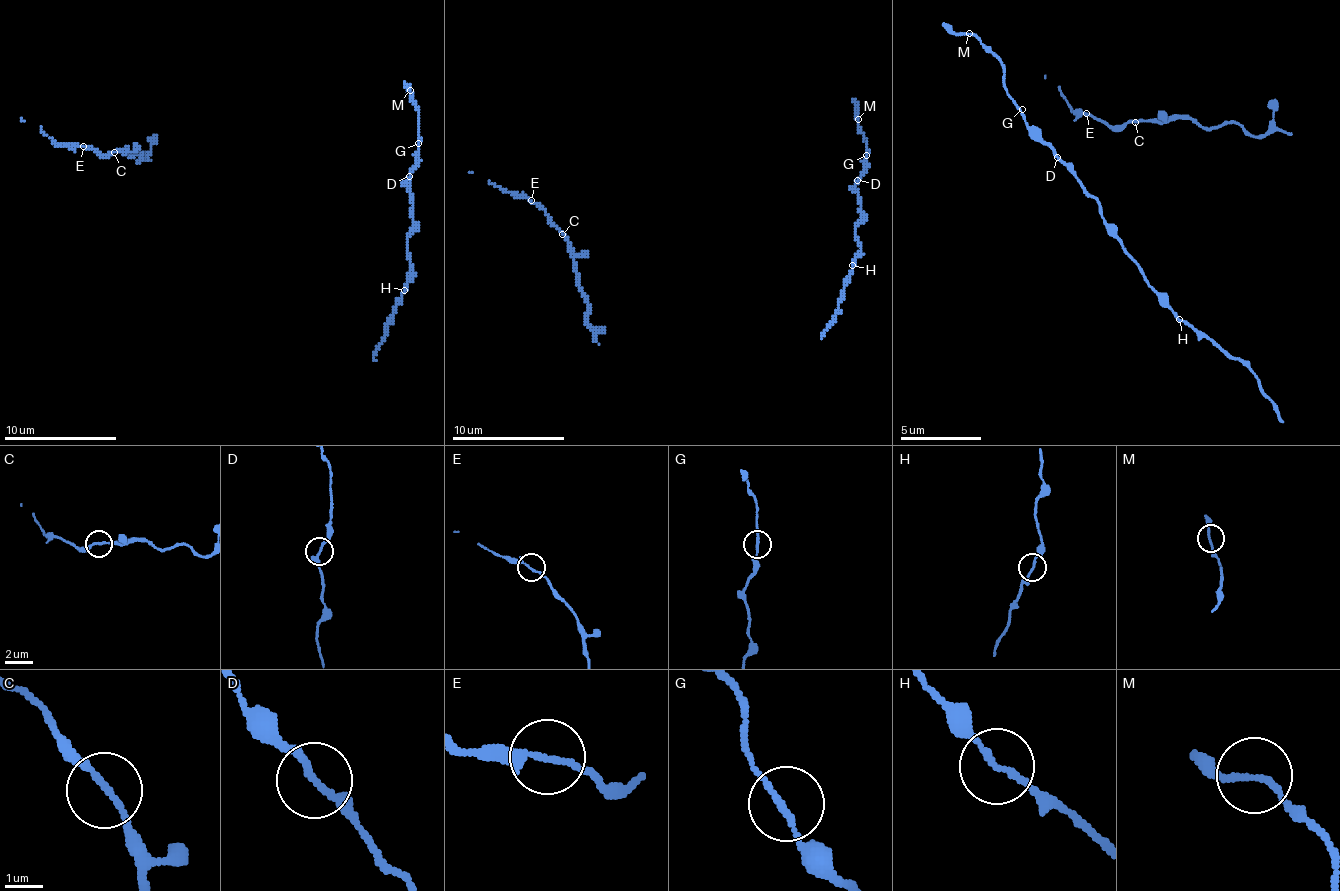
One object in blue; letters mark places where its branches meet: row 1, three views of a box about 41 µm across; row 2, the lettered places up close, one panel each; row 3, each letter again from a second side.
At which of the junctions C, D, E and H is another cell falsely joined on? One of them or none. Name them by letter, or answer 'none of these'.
none of these

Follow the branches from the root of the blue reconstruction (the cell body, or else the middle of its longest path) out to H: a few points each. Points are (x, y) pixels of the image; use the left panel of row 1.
H: (401, 180), (413, 205), (413, 233), (407, 239), (413, 279), (404, 290)

